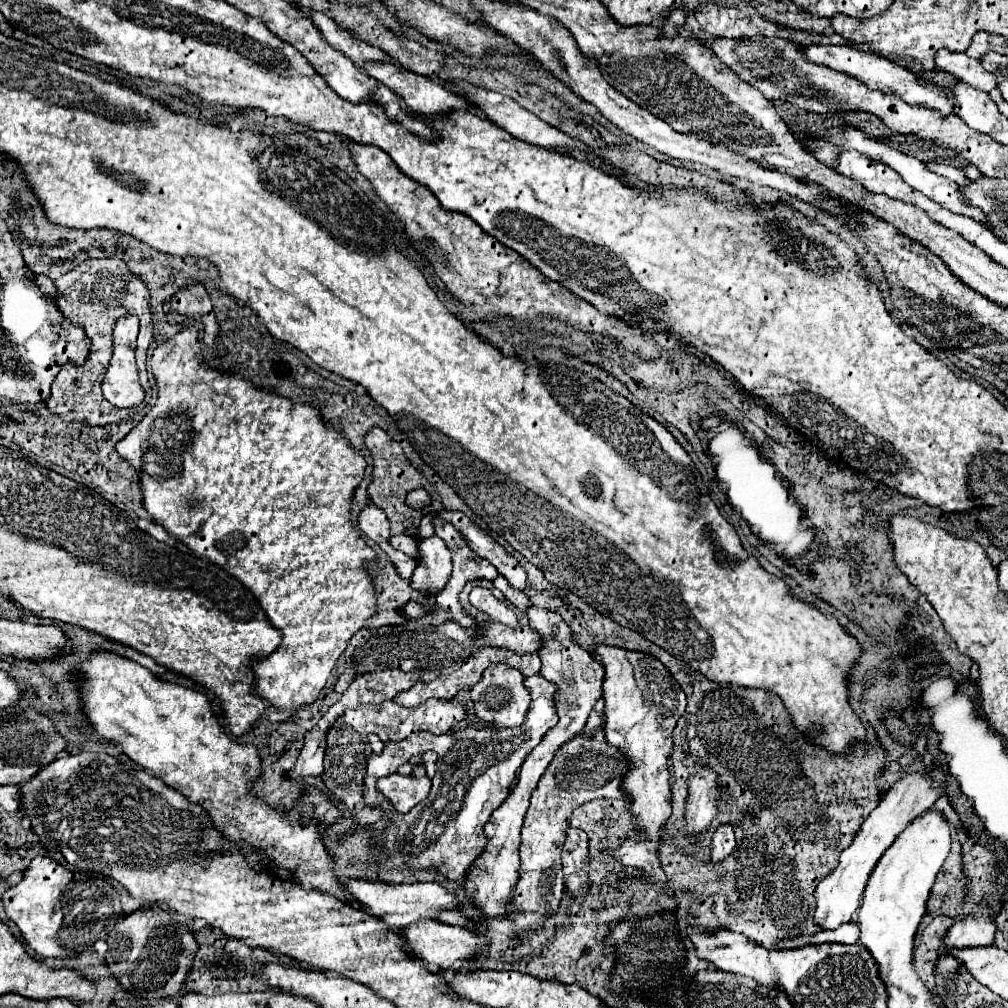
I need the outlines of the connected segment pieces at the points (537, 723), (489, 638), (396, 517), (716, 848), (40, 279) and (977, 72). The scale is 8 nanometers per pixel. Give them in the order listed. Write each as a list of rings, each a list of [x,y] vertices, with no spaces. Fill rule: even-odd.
[[[532,675],[524,679],[526,689],[530,691],[532,705],[528,709],[528,717],[520,729],[458,729],[448,731],[444,735],[432,735],[428,731],[416,731],[402,741],[386,743],[384,755],[372,755],[366,767],[366,791],[364,803],[370,807],[382,809],[384,817],[398,831],[400,853],[404,855],[404,863],[412,869],[430,869],[436,867],[448,881],[462,881],[464,869],[468,861],[476,857],[480,849],[486,845],[486,837],[482,827],[490,819],[492,811],[502,805],[502,801],[510,793],[510,785],[516,777],[518,767],[524,763],[526,755],[542,741],[544,733],[552,729],[558,721],[556,715],[556,685],[542,675]],[[406,751],[434,751],[438,753],[438,771],[432,779],[432,789],[426,801],[420,801],[412,811],[398,813],[390,805],[386,805],[384,797],[376,793],[376,781],[388,773],[396,763],[402,763],[402,755]]]
[[[468,582],[463,591],[459,595],[462,607],[476,619],[474,627],[462,627],[456,621],[446,621],[442,625],[430,625],[430,627],[422,627],[422,629],[406,629],[406,625],[386,625],[380,627],[376,631],[376,635],[372,635],[368,639],[368,643],[364,643],[362,647],[358,647],[352,655],[352,669],[358,675],[370,673],[372,665],[384,665],[384,667],[396,667],[404,673],[416,673],[416,671],[432,671],[432,669],[458,669],[460,665],[464,665],[464,661],[476,653],[480,653],[484,647],[504,647],[510,649],[518,655],[530,655],[530,653],[538,653],[540,651],[540,633],[536,633],[534,629],[530,629],[527,615],[521,611],[514,611],[519,619],[519,626],[516,629],[506,627],[499,623],[490,623],[484,619],[484,615],[480,611],[476,611],[470,605],[468,596],[473,588],[473,583]]]
[[[372,427],[366,435],[364,435],[364,443],[366,443],[366,449],[370,451],[370,457],[372,457],[372,481],[368,485],[368,495],[370,495],[370,501],[374,505],[378,505],[386,515],[388,515],[388,521],[390,521],[390,529],[394,535],[402,535],[402,533],[408,533],[408,535],[416,535],[416,527],[420,525],[420,519],[424,513],[434,513],[442,507],[440,499],[438,499],[438,493],[434,491],[432,485],[428,485],[428,481],[420,475],[420,471],[416,467],[412,467],[412,463],[406,459],[402,447],[388,437],[388,433],[380,427]],[[424,487],[426,491],[430,491],[430,497],[432,501],[438,501],[438,503],[432,503],[430,507],[424,507],[420,511],[408,507],[406,503],[406,495],[408,491],[412,489],[420,489]]]
[[[720,825],[712,837],[712,863],[722,863],[730,853],[732,849],[736,847],[736,843],[730,839],[734,839],[734,831],[730,825]]]
[[[34,275],[34,283],[44,291],[44,295],[48,295],[50,299],[56,301],[56,287],[54,287],[52,279],[48,279],[46,275]]]
[[[938,49],[936,51],[936,67],[956,75],[964,83],[968,83],[974,89],[980,91],[990,91],[996,87],[996,77],[992,73],[984,71],[978,59],[970,59],[966,53],[952,53],[948,49]]]

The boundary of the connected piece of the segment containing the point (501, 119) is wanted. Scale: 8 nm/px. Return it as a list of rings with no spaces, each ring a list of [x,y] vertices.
[[[456,81],[456,85],[460,87],[460,93],[464,91],[464,93],[468,95],[468,101],[476,101],[476,105],[480,105],[480,109],[484,109],[486,117],[492,119],[498,127],[506,129],[512,137],[516,137],[516,139],[520,139],[520,141],[526,141],[526,143],[532,143],[532,145],[538,145],[538,147],[556,147],[556,149],[562,147],[562,149],[568,149],[568,151],[578,149],[578,151],[582,151],[582,153],[586,155],[588,161],[594,161],[600,169],[604,169],[604,171],[608,169],[610,173],[616,173],[616,169],[606,167],[604,161],[602,161],[602,157],[596,155],[588,145],[584,145],[584,143],[580,143],[580,141],[576,141],[576,139],[564,135],[560,129],[556,129],[556,127],[544,123],[544,121],[538,119],[534,113],[530,113],[530,111],[526,111],[524,107],[520,107],[514,99],[510,99],[510,97],[506,97],[506,95],[500,95],[500,93],[496,93],[496,91],[486,91],[486,89],[472,87],[470,83],[462,83],[462,81]]]

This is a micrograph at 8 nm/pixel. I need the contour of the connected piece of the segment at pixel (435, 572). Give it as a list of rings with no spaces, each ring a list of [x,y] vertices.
[[[430,537],[420,543],[420,553],[422,561],[418,563],[410,587],[416,589],[420,595],[430,597],[436,595],[444,585],[448,583],[452,575],[452,561],[450,561],[450,551],[440,541],[440,537]]]

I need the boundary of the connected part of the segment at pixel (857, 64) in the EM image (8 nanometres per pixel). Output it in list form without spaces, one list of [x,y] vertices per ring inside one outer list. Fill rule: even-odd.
[[[810,43],[810,45],[798,45],[800,51],[806,55],[808,61],[812,63],[818,63],[818,65],[826,65],[834,71],[840,71],[840,73],[846,73],[858,81],[862,81],[864,85],[868,85],[870,89],[880,89],[884,93],[894,93],[898,95],[900,99],[904,99],[906,103],[918,103],[918,105],[924,105],[924,107],[930,107],[930,109],[936,109],[940,111],[942,115],[950,115],[952,113],[952,99],[940,91],[940,89],[926,89],[922,87],[914,73],[894,61],[888,61],[886,57],[880,57],[876,53],[864,53],[860,49],[856,49],[854,45],[824,45],[824,43]]]

